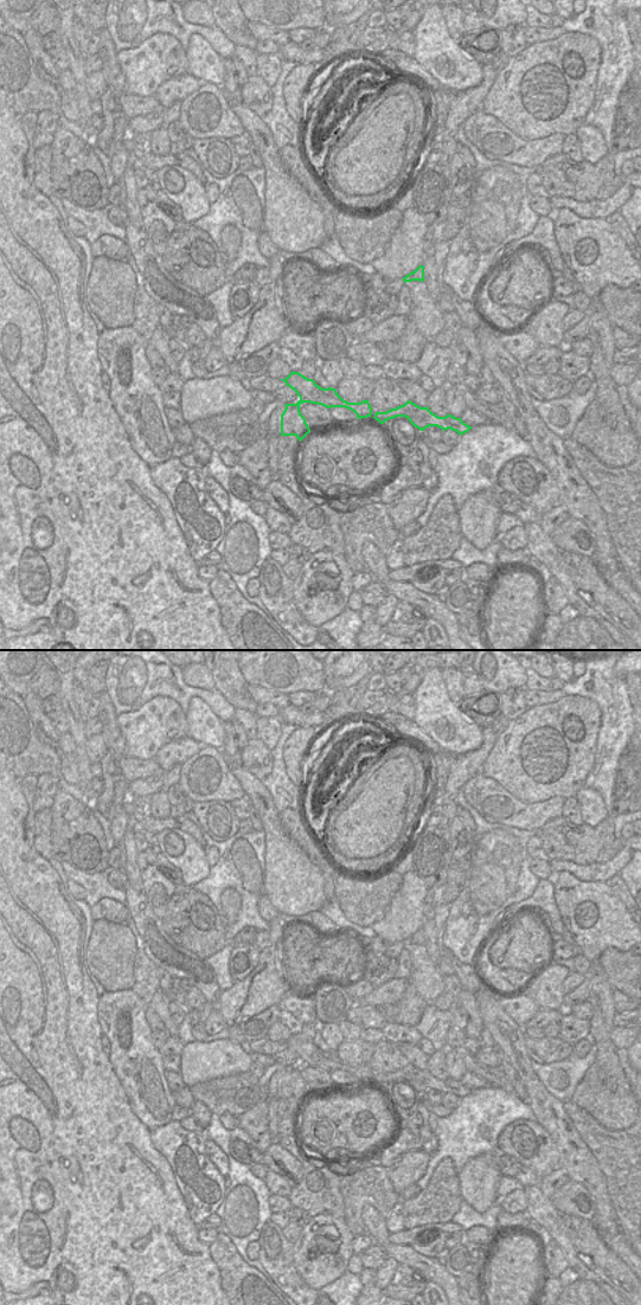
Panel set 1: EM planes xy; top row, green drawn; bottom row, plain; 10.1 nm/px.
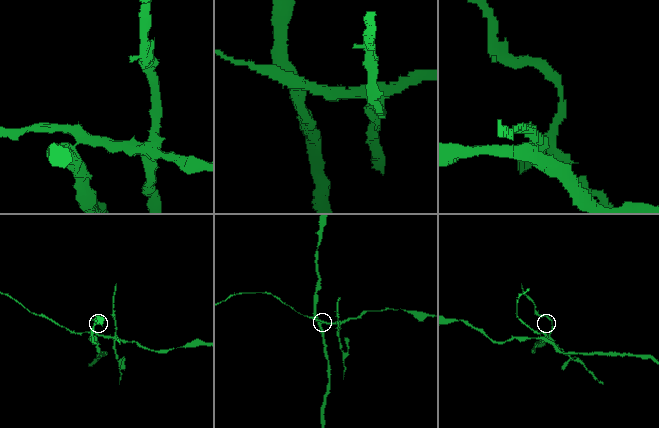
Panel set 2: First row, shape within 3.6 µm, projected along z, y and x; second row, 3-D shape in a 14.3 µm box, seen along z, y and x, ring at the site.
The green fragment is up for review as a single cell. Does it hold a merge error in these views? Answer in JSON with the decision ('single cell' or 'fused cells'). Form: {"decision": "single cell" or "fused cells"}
{"decision": "fused cells"}

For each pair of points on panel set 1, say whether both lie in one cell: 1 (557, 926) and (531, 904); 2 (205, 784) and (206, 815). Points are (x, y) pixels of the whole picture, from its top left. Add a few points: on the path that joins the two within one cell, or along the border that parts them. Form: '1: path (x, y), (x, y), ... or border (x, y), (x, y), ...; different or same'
1: path (555, 918), (539, 904); same
2: border (193, 801), (228, 801), (230, 803); different

